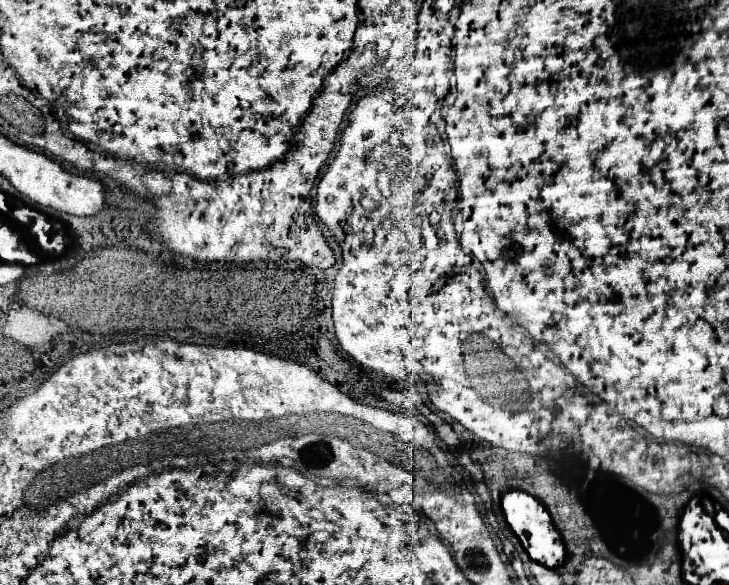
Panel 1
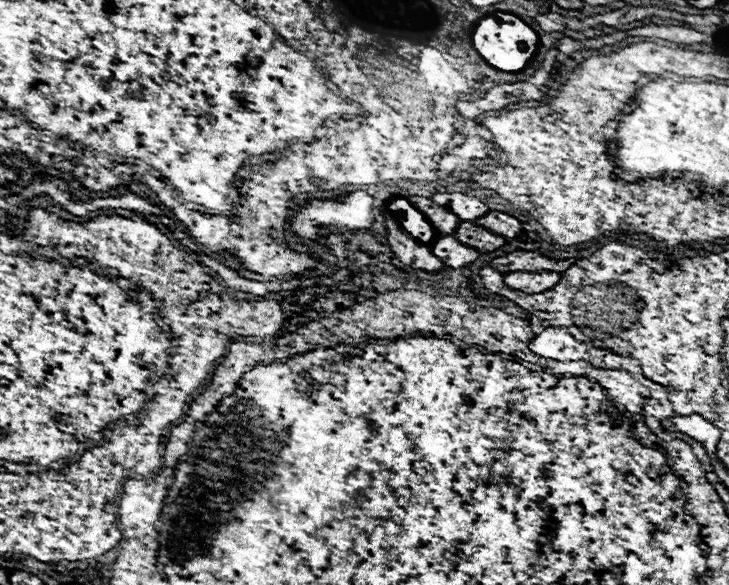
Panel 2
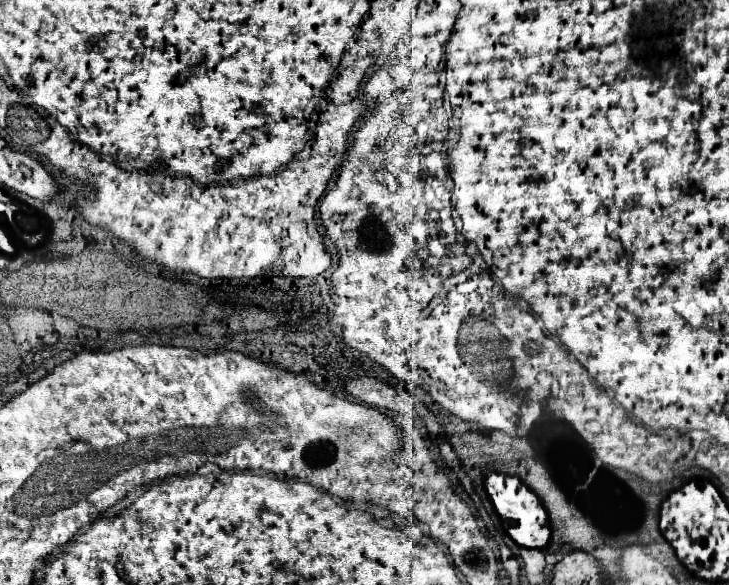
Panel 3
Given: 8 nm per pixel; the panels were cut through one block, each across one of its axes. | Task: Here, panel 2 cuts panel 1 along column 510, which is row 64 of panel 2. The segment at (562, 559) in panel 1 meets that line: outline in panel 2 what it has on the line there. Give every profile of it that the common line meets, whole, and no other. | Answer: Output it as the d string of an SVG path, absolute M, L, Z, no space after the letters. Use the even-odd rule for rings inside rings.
M494 12L476 24L476 28L472 32L472 44L474 44L476 52L496 70L518 72L518 70L524 70L528 66L528 62L534 58L534 54L540 46L540 38L518 16L508 14L508 12Z

